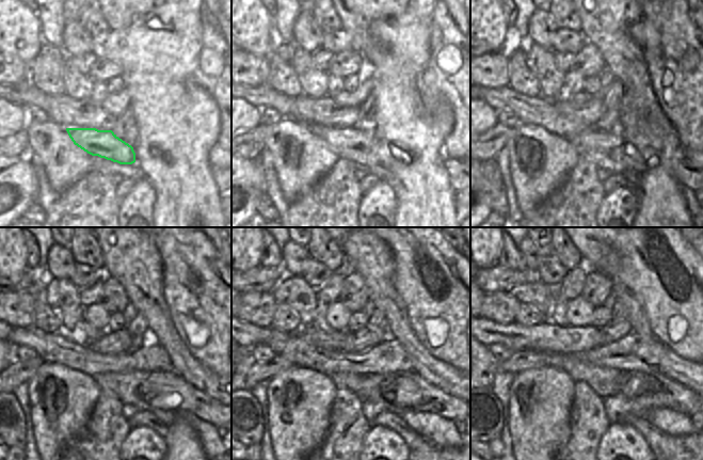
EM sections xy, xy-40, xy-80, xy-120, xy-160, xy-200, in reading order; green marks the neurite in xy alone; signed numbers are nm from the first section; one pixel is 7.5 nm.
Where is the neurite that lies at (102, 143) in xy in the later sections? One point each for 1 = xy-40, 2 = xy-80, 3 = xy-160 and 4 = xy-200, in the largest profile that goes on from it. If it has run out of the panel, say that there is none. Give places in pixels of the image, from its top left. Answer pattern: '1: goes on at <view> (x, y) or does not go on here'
1: goes on at xy-40 (360, 147)
2: goes on at xy-80 (609, 151)
3: goes on at xy-160 (402, 389)
4: goes on at xy-200 (645, 391)

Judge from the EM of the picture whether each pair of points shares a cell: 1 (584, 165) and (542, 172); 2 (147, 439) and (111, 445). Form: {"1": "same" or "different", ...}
{"1": "different", "2": "different"}

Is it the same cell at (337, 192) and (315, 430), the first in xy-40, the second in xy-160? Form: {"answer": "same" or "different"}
{"answer": "different"}

